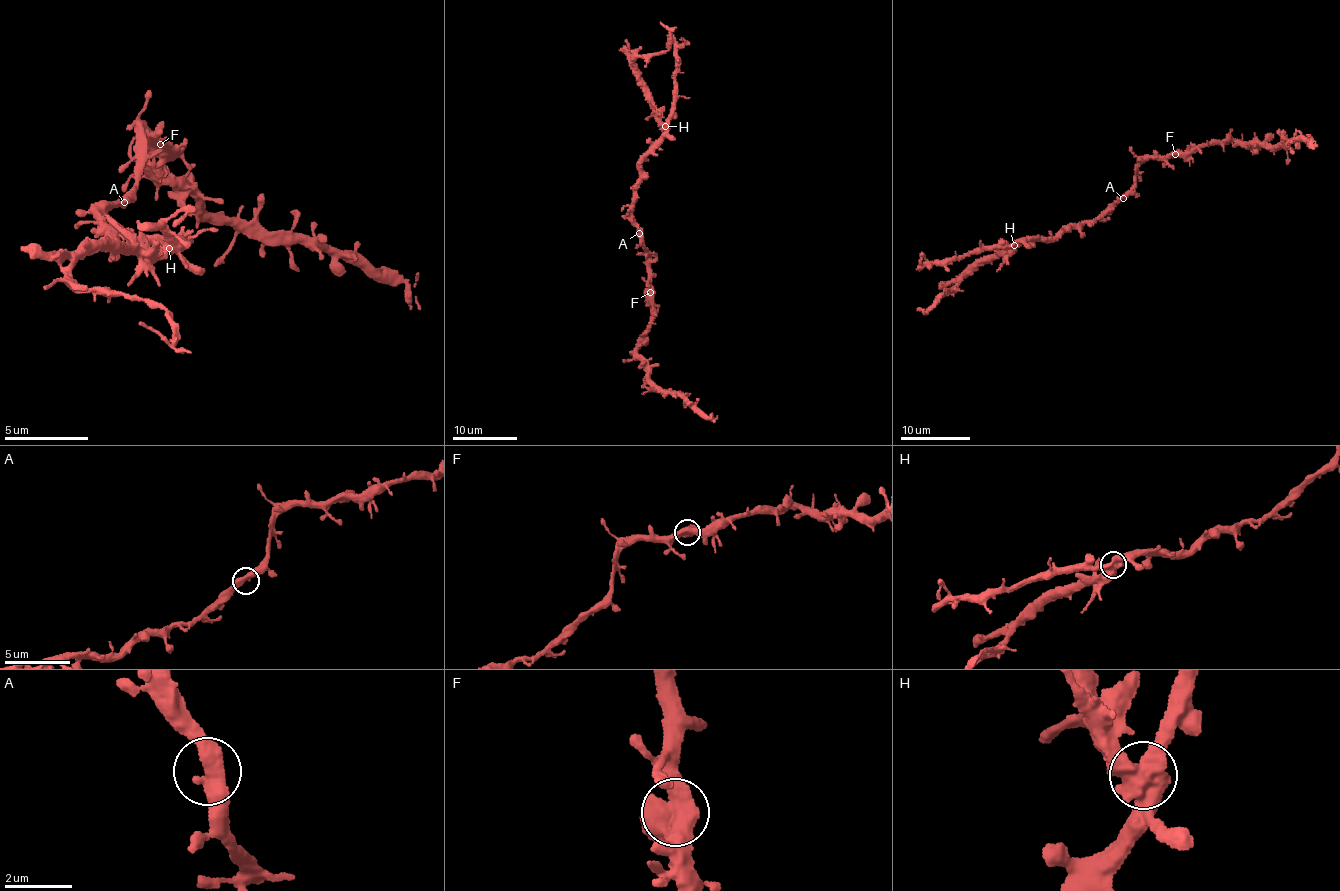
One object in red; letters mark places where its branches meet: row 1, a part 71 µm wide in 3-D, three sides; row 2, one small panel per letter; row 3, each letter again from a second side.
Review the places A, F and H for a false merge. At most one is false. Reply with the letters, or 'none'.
H

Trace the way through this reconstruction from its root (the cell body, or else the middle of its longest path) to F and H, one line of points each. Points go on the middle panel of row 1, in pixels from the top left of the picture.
F: (641, 230), (650, 268), (650, 292)
H: (641, 230), (633, 217), (631, 206), (640, 178), (639, 166), (665, 126)

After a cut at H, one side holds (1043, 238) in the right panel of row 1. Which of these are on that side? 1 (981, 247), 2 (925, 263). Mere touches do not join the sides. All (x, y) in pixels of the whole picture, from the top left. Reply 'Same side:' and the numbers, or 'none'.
Same side: 1, 2

